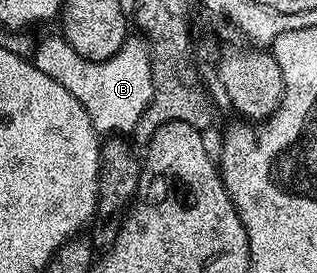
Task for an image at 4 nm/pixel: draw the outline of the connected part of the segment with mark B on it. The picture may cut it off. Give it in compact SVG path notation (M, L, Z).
M54 33L47 39L37 40L32 51L32 61L40 73L64 85L64 89L68 89L68 93L72 93L72 97L84 105L99 136L126 137L133 132L154 96L150 44L145 38L137 38L127 38L126 44L104 61L88 61L80 57L80 53L76 53L76 49L72 49L72 45L68 45L61 34Z

